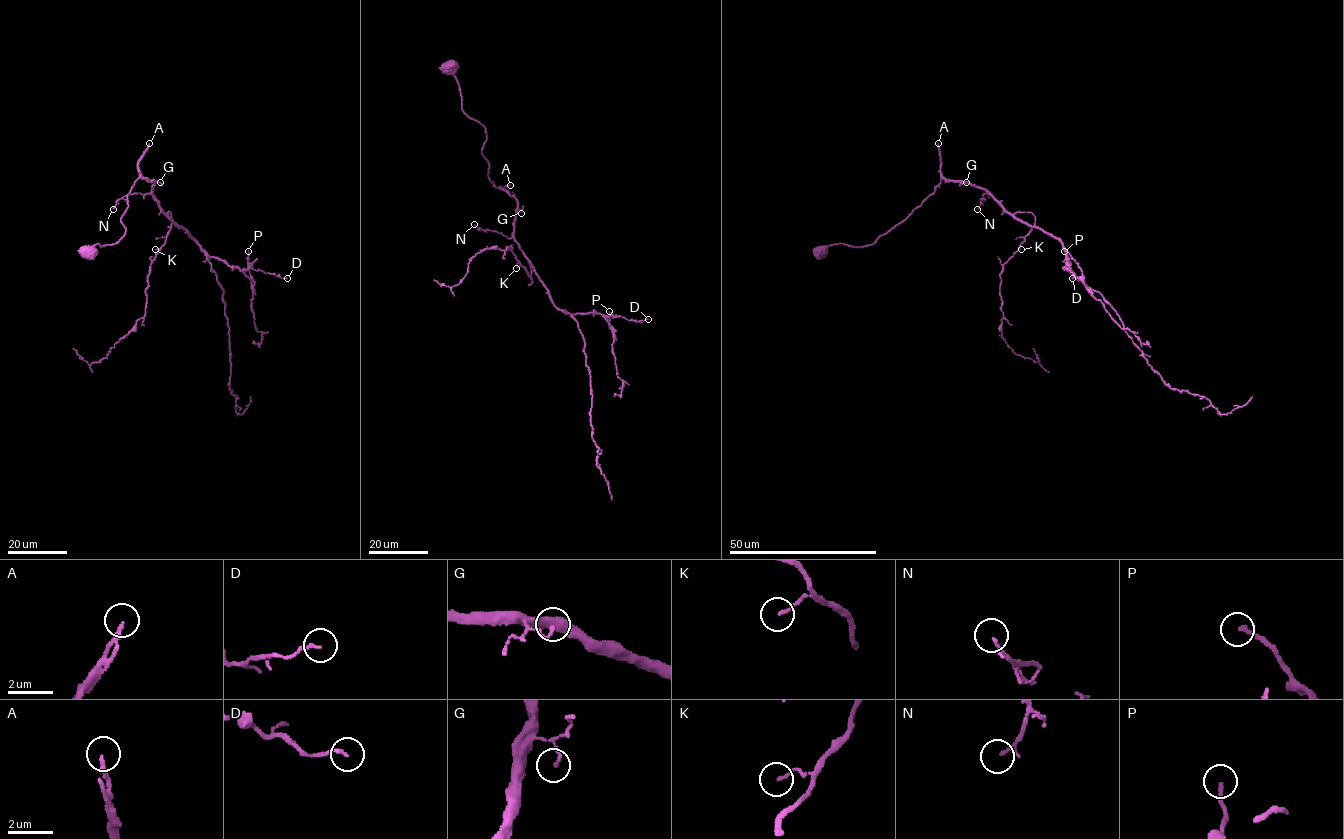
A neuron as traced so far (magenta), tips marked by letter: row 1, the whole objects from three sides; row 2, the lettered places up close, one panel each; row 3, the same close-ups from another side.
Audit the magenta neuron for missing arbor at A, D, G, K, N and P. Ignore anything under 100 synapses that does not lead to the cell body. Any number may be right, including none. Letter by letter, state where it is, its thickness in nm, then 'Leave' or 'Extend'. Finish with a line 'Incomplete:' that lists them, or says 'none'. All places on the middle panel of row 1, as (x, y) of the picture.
A: Place: (510, 185). Thickness 180 nm. Extend
D: Place: (648, 319). Thickness 120 nm. Leave
G: Place: (521, 213). Thickness 140 nm. Leave
K: Place: (516, 268). Thickness 110 nm. Leave
N: Place: (474, 224). Thickness 130 nm. Leave
P: Place: (609, 311). Thickness 180 nm. Leave
Incomplete: A

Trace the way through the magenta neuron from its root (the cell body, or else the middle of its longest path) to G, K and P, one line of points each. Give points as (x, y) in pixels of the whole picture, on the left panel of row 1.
G: (87, 251), (97, 243), (116, 243), (124, 235), (120, 217), (128, 208), (131, 188), (140, 177), (160, 182)
K: (87, 251), (124, 235), (120, 217), (140, 177), (157, 181), (153, 197), (171, 214), (166, 240), (155, 249)
P: (87, 251), (124, 235), (120, 217), (140, 177), (157, 181), (157, 205), (210, 256), (249, 278), (248, 251)

